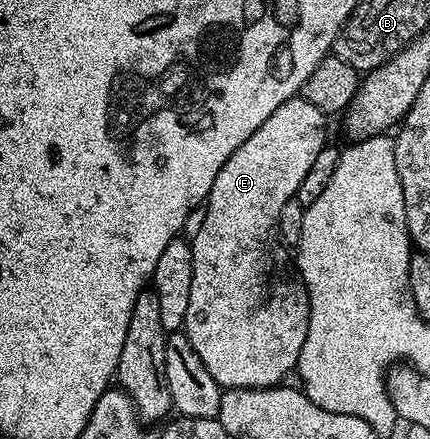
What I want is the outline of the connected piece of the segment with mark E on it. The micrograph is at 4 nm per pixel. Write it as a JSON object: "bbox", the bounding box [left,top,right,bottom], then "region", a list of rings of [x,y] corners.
{"bbox":[184,95,328,390],"region":[[[300,95],[280,103],[280,107],[276,107],[276,111],[272,111],[272,115],[268,115],[268,119],[264,119],[264,123],[260,123],[260,127],[256,127],[256,131],[252,131],[248,143],[240,143],[240,147],[236,147],[236,151],[232,151],[232,159],[228,159],[228,163],[224,163],[224,167],[220,167],[220,175],[216,175],[216,183],[212,183],[212,191],[206,196],[203,223],[196,237],[190,241],[192,247],[192,299],[188,299],[188,315],[184,332],[192,343],[192,347],[196,347],[196,355],[200,355],[204,367],[208,367],[212,379],[216,379],[216,383],[223,390],[273,389],[275,385],[283,384],[289,373],[291,376],[297,370],[300,351],[304,347],[304,339],[308,335],[310,296],[307,295],[306,287],[301,280],[295,279],[293,276],[291,276],[292,278],[286,277],[285,271],[282,270],[282,249],[274,242],[274,232],[278,229],[282,208],[289,201],[295,200],[300,183],[304,183],[304,175],[308,175],[308,170],[316,160],[316,155],[320,155],[320,151],[328,143],[326,121],[328,121],[327,114],[322,113],[320,107],[312,107],[312,103],[308,103]]]}

